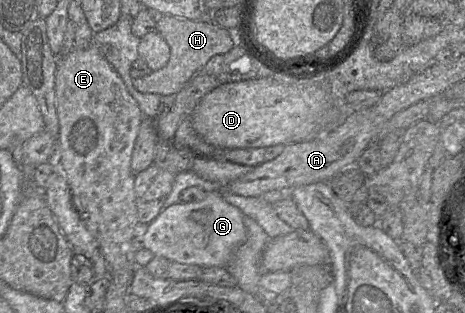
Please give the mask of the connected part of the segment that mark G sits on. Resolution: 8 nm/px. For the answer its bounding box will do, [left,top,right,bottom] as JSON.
[142,191,246,268]

